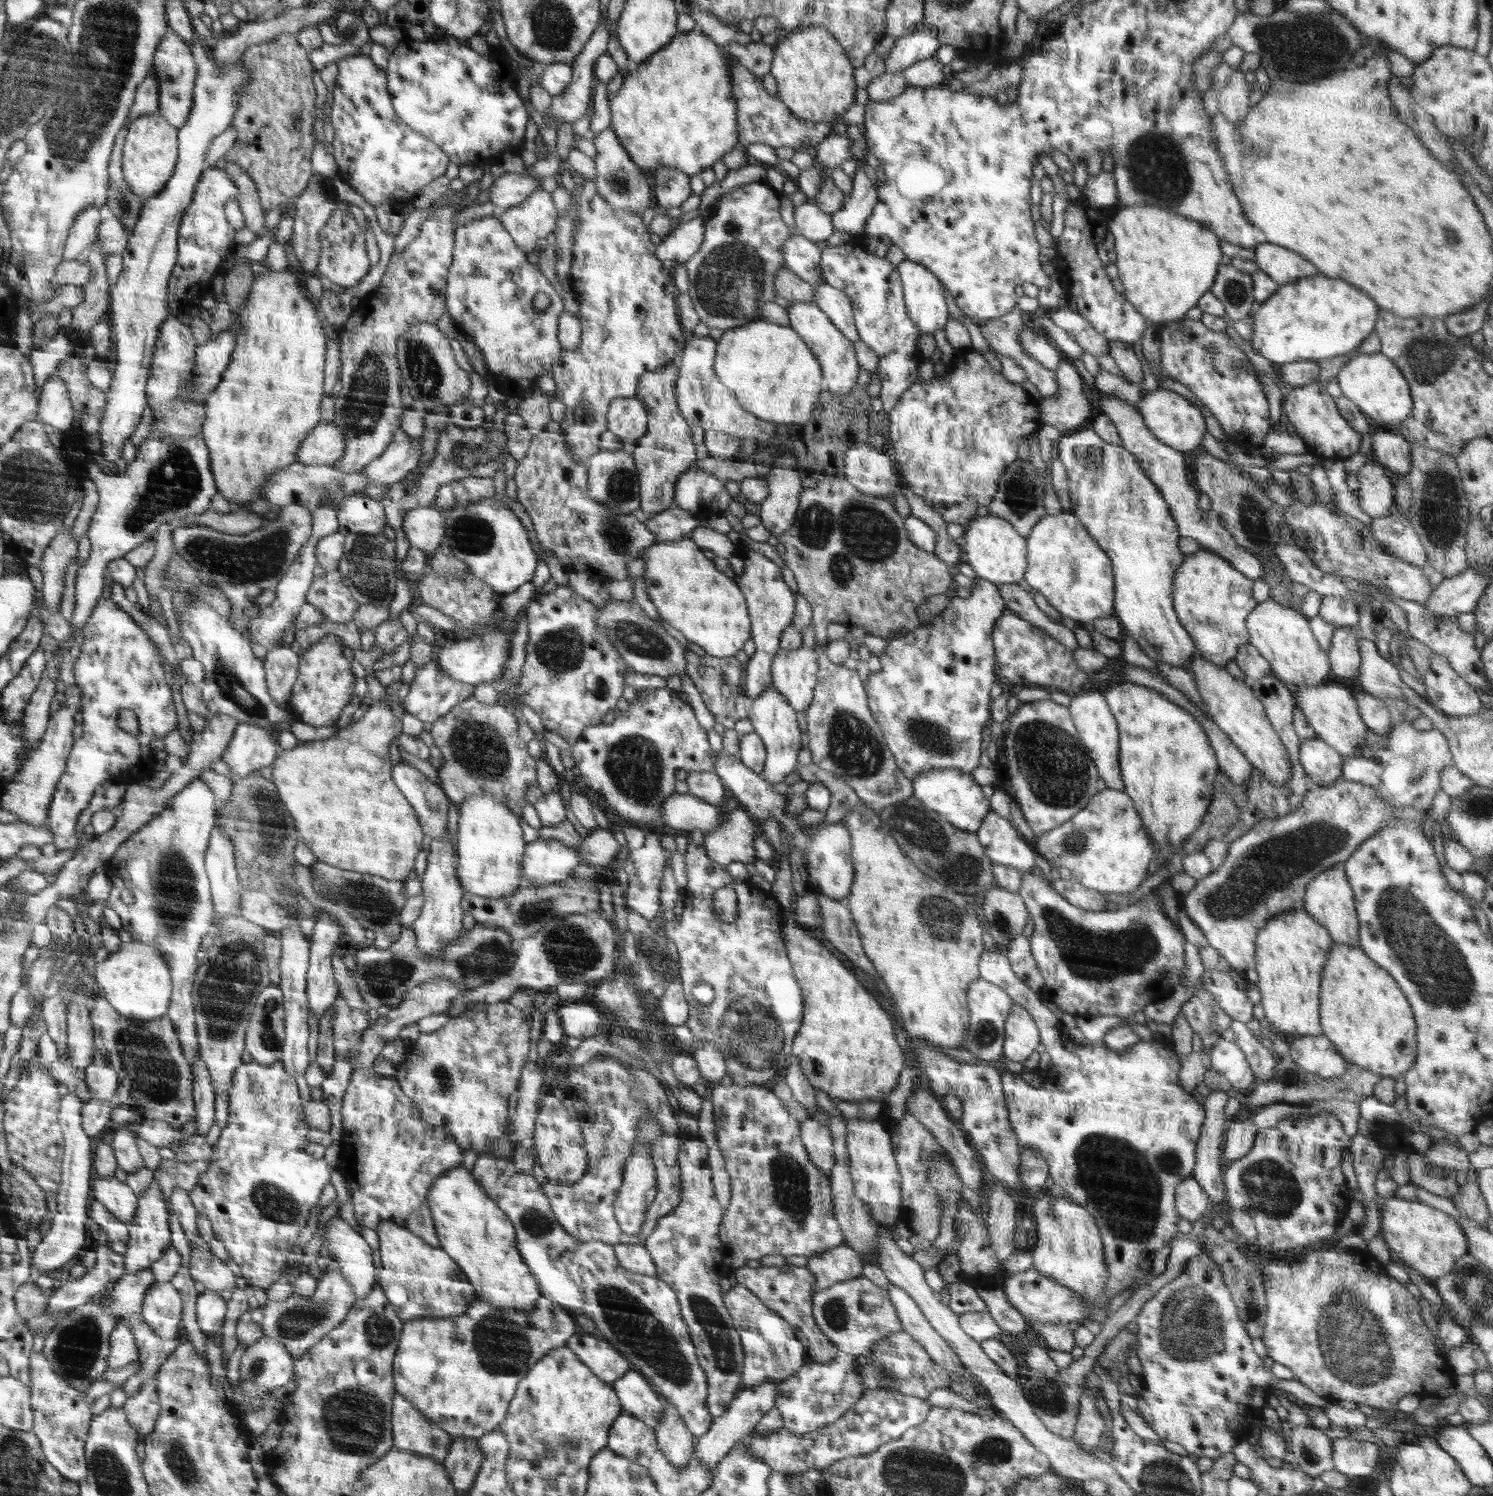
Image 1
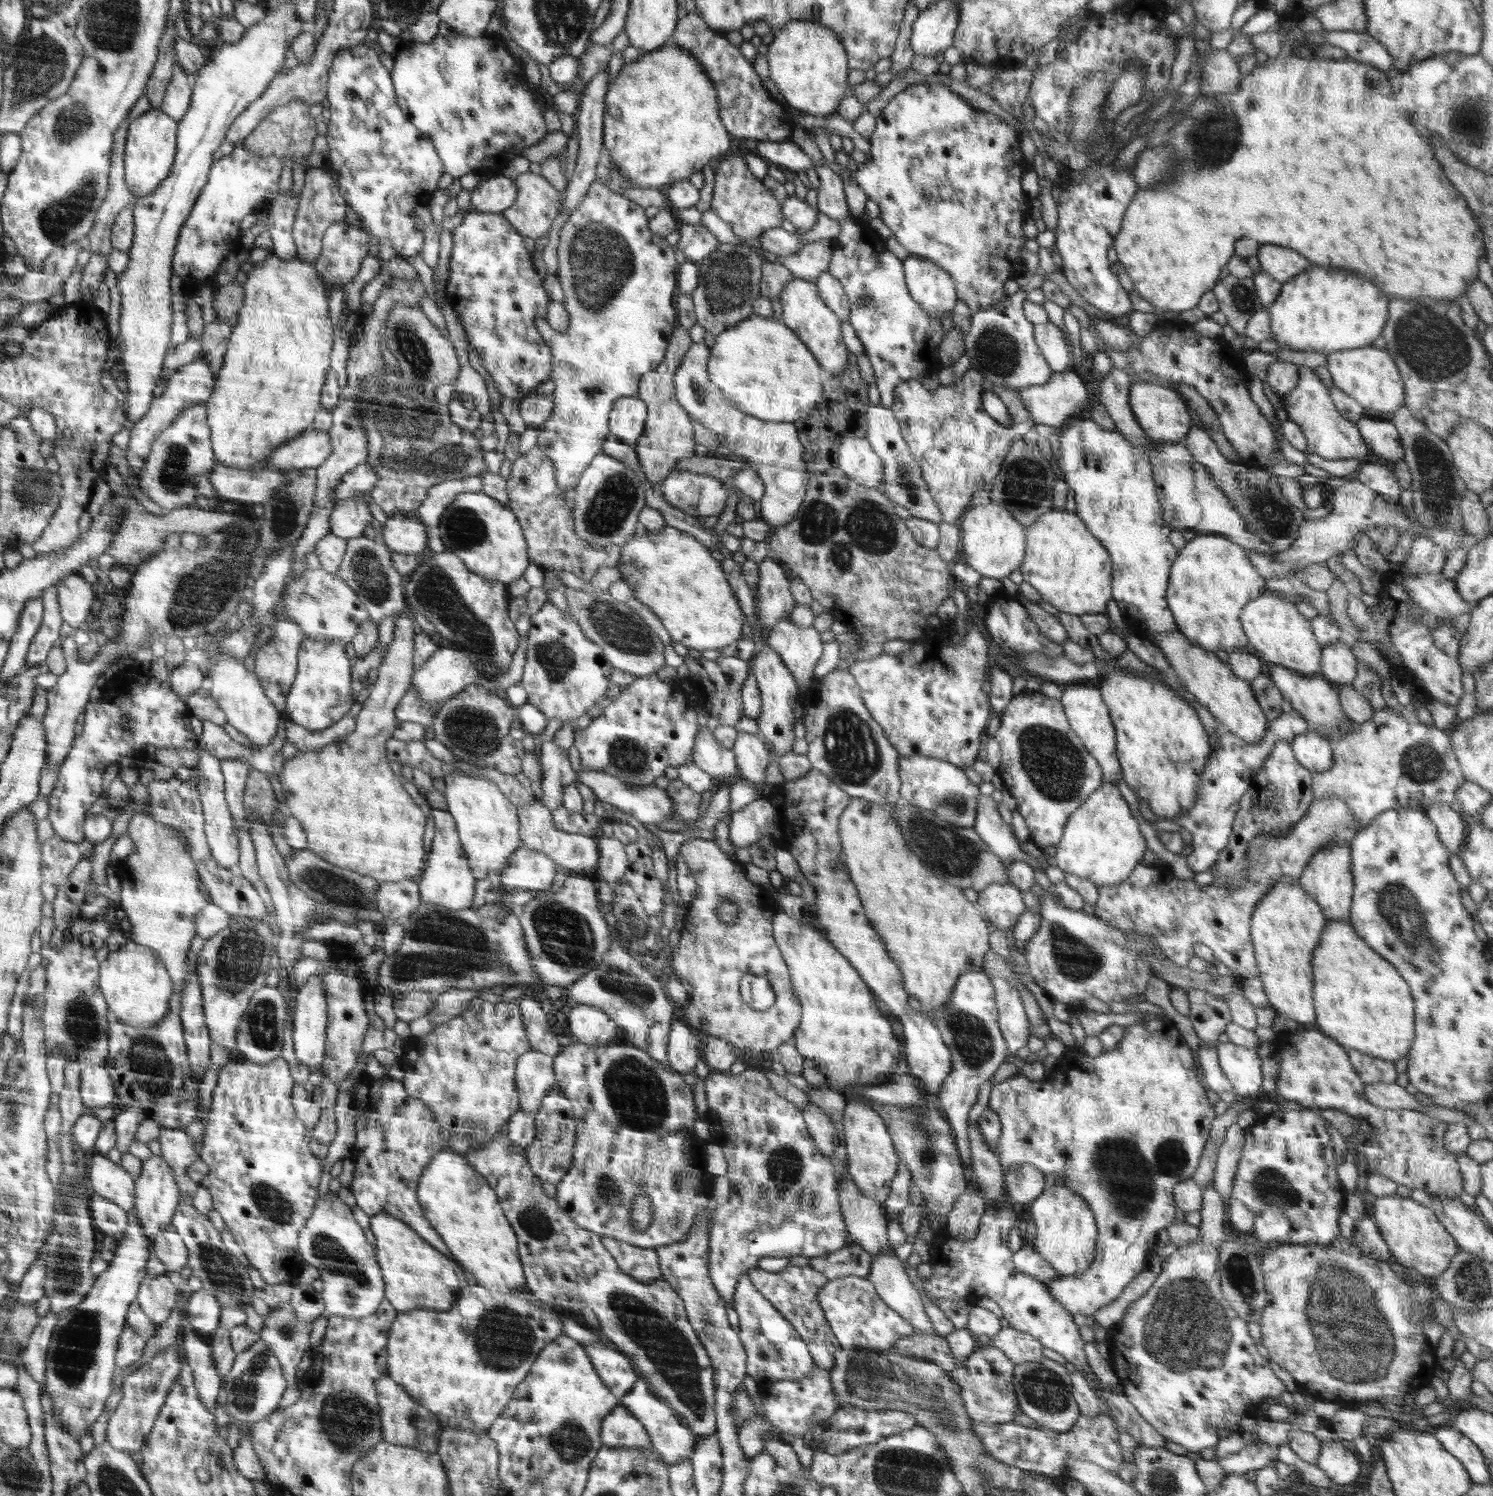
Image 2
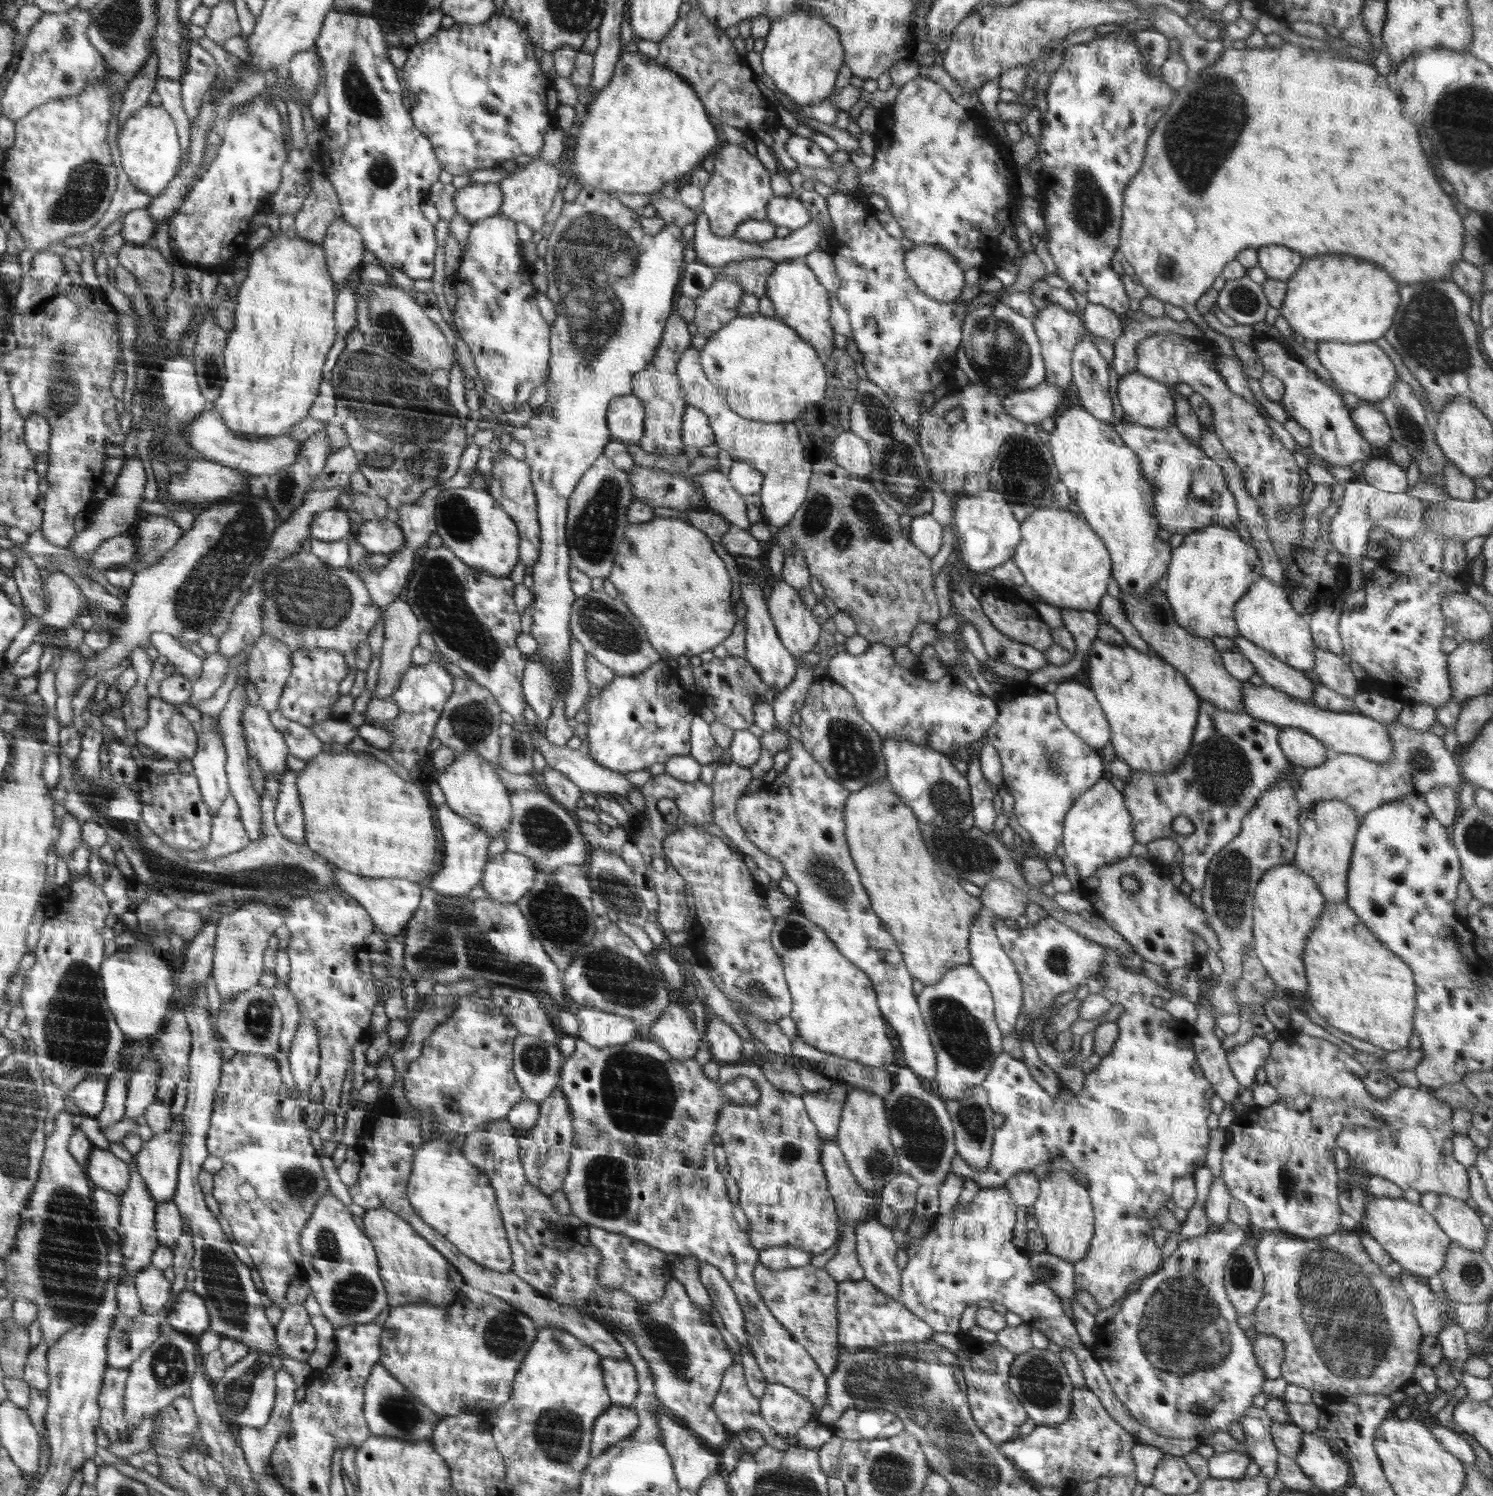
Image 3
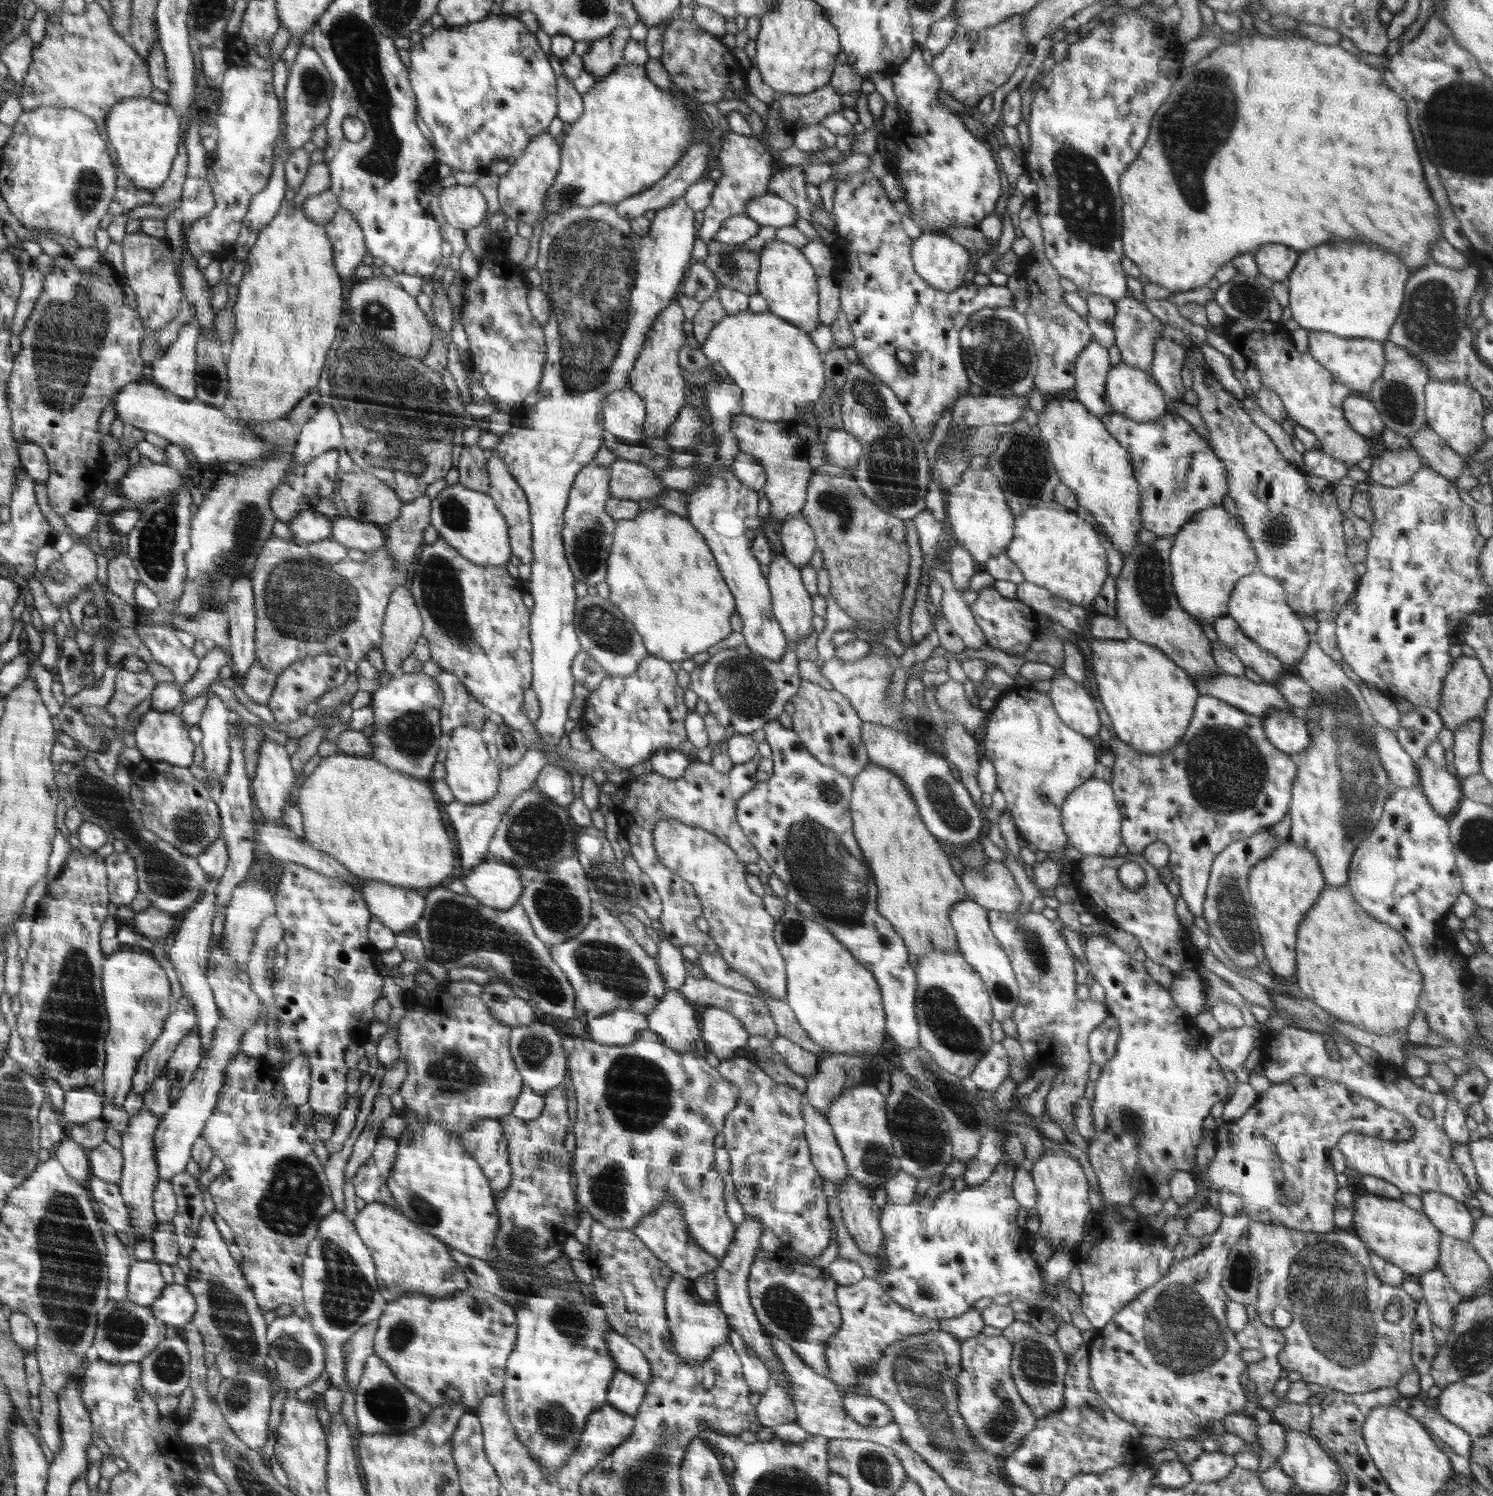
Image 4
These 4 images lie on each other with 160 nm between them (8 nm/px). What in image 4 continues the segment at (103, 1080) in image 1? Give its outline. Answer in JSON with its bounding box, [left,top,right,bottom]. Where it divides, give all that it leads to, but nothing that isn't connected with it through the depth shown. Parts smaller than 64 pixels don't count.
[58,1086,103,1127]

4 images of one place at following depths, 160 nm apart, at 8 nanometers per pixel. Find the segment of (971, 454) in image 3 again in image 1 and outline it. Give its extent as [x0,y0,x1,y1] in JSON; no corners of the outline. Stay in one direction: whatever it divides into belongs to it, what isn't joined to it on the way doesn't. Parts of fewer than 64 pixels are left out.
[887,352,1042,526]

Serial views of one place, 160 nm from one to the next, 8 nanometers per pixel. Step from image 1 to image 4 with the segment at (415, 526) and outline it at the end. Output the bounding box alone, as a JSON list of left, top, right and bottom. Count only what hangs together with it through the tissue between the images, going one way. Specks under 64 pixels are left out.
[330,517,386,554]

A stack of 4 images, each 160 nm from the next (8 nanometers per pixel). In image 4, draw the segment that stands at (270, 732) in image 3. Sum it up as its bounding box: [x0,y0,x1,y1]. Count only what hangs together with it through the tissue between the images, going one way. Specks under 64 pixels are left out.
[251,736,294,826]

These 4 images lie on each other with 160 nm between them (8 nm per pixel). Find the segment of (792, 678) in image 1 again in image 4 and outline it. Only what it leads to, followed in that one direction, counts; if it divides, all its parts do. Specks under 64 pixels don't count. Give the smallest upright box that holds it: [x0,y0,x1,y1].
[766,552,812,639]

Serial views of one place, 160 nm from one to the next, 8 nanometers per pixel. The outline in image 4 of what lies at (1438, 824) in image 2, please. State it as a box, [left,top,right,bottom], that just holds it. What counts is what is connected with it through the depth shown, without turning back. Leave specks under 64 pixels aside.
[1420,755,1463,817]

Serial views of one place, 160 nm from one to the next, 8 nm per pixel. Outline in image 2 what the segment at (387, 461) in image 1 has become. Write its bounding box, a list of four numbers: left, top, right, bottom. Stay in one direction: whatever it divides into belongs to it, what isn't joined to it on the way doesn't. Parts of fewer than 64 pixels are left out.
[334,463,378,506]

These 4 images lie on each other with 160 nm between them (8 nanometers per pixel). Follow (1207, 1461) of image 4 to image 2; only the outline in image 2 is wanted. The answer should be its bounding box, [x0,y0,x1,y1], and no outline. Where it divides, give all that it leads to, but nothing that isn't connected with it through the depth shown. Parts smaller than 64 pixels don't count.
[1213,1441,1277,1475]

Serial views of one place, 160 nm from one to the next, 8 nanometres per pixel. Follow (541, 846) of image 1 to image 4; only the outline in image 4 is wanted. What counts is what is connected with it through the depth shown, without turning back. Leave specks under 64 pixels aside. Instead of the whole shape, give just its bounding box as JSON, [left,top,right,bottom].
[462,855,523,910]

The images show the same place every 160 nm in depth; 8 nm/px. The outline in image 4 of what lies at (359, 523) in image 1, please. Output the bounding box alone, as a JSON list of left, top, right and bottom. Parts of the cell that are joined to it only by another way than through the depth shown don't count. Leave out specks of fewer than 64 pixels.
[288,510,332,544]

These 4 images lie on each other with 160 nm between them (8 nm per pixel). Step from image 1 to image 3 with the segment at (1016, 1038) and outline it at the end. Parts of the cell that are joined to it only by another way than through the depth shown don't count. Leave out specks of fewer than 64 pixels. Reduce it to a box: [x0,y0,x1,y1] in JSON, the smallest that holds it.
[969,907,1022,1036]

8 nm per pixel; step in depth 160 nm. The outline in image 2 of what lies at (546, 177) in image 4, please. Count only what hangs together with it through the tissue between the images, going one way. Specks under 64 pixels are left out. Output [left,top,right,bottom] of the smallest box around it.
[501,171,558,240]

